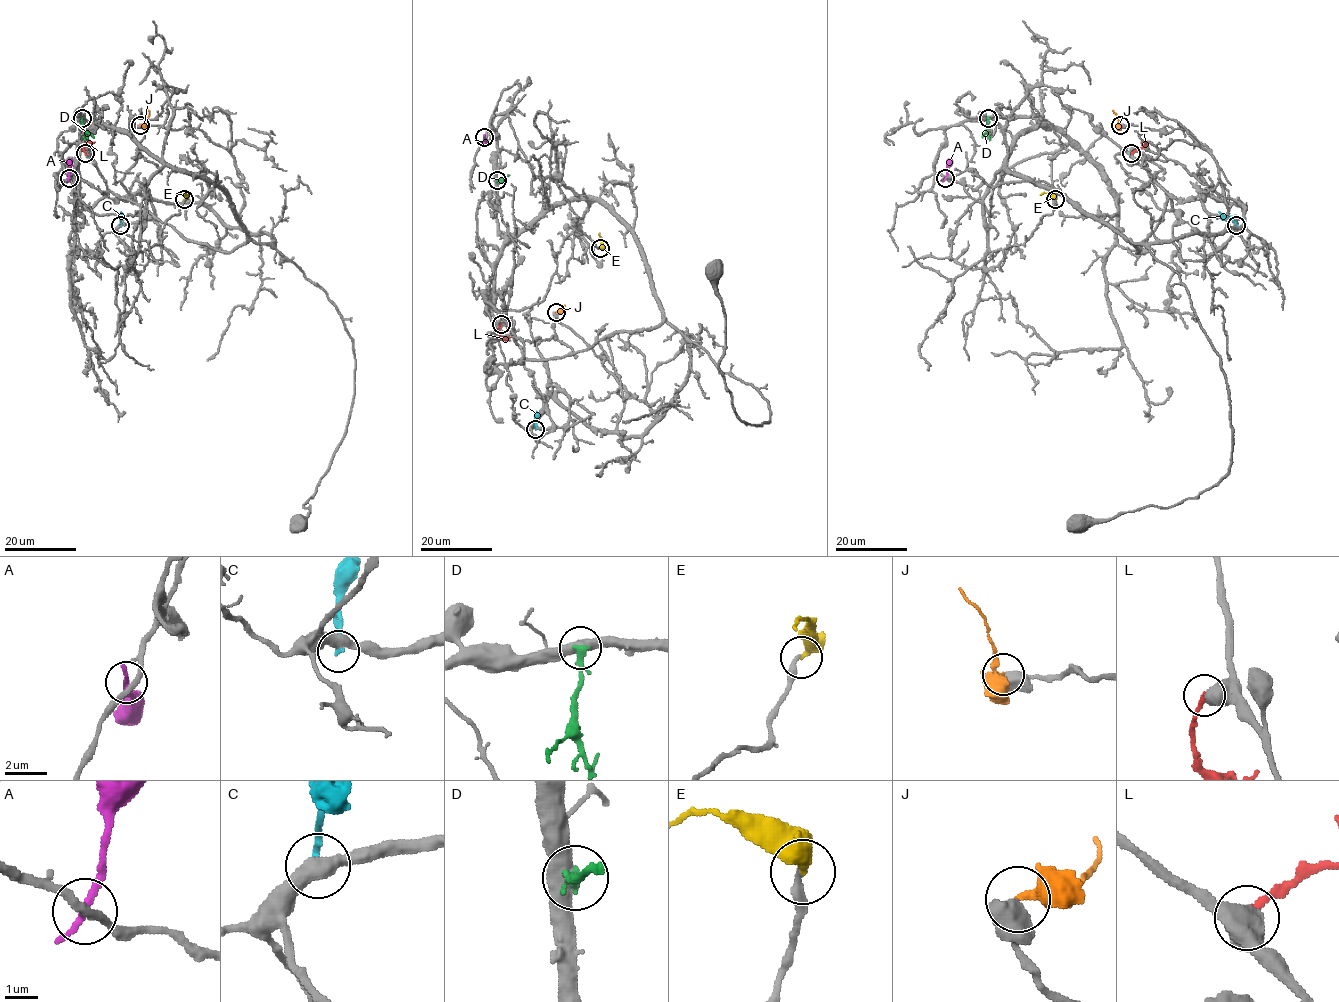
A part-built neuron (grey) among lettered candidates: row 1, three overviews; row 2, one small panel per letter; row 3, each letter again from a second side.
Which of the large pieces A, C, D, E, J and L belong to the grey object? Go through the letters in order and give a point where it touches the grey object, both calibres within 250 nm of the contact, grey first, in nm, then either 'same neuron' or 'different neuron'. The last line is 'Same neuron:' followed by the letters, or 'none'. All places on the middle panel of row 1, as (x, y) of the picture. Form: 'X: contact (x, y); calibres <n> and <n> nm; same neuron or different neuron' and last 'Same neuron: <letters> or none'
A: contact (484, 137); calibres 260 and 190 nm; different neuron
C: contact (535, 429); calibres 440 and 220 nm; different neuron
D: contact (497, 180); calibres 500 and 280 nm; different neuron
E: contact (600, 248); calibres 280 and 440 nm; same neuron
J: contact (556, 312); calibres 480 and 340 nm; same neuron
L: contact (501, 324); calibres 650 and 200 nm; different neuron
Same neuron: E, J

